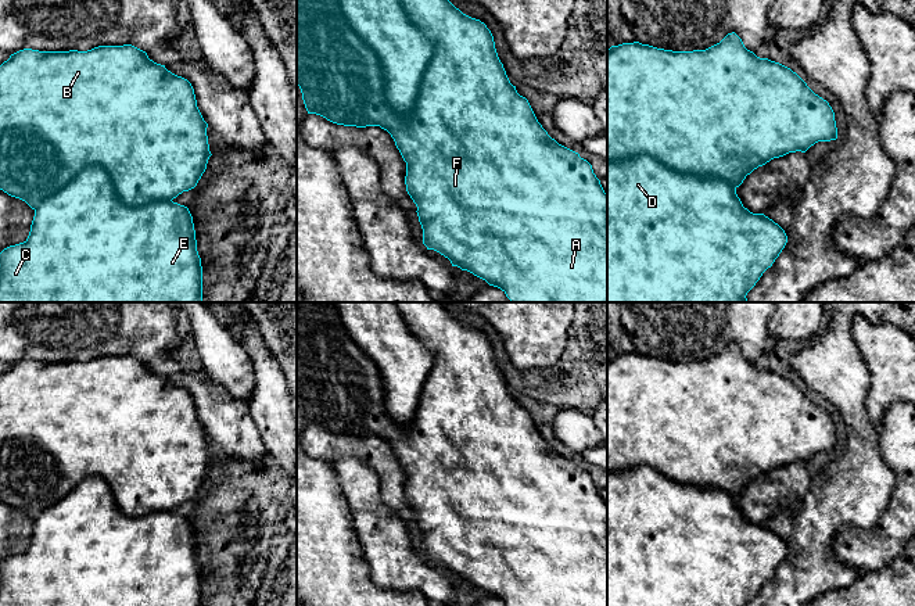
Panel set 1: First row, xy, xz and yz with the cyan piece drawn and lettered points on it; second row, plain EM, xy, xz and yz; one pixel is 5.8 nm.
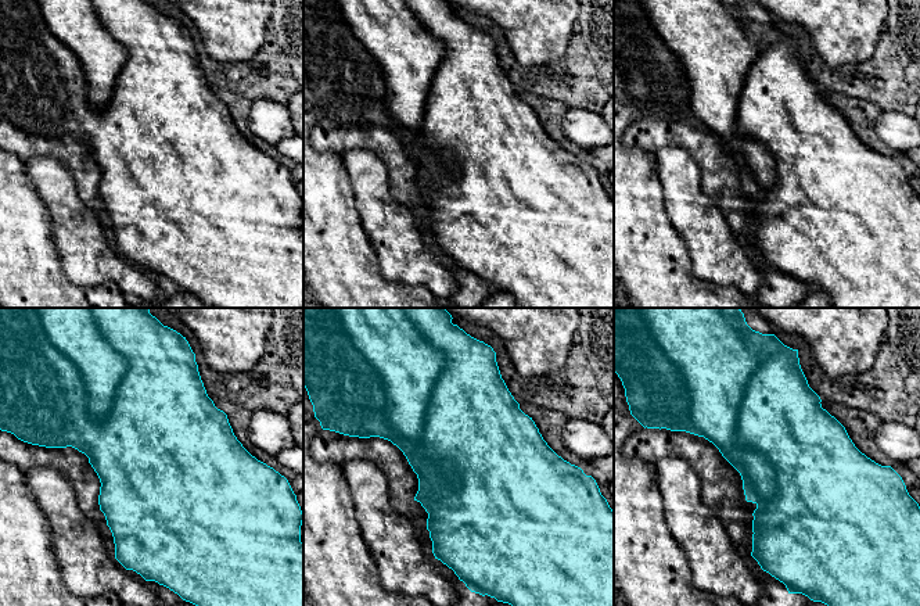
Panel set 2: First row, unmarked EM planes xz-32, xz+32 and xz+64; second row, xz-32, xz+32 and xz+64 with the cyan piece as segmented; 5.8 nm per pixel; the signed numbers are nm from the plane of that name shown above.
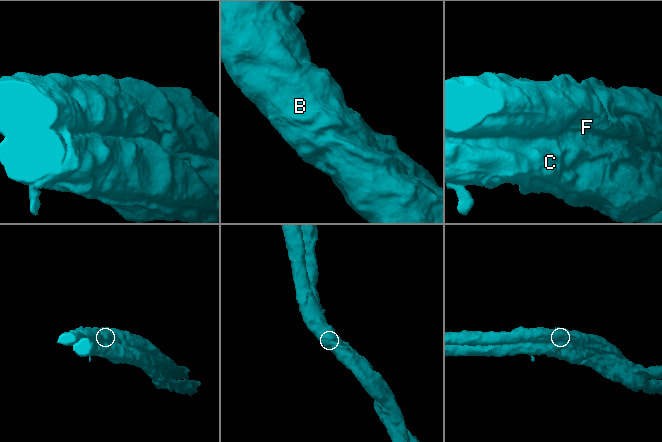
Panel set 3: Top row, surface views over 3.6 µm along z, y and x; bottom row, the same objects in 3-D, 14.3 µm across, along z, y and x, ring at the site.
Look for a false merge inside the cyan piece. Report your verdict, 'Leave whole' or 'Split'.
Split

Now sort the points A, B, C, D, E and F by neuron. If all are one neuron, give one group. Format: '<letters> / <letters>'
A B F / C D E

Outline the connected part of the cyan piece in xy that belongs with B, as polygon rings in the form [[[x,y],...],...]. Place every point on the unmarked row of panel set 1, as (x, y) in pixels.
[[[98,356],[87,362],[39,362],[24,359],[10,366],[0,376],[0,501],[25,512],[36,520],[43,510],[60,502],[83,478],[103,477],[110,485],[119,509],[130,517],[140,517],[154,512],[172,512],[183,502],[194,499],[207,480],[209,467],[208,434],[204,431],[191,394],[148,369],[147,363],[132,356]]]

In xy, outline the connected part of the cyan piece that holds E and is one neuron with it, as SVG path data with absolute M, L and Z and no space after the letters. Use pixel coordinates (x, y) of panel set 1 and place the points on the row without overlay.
M98 476L83 478L60 502L35 520L30 542L24 553L0 563L0 606L202 606L202 577L197 562L193 527L187 517L173 512L154 512L140 517L126 516L115 502L107 481Z

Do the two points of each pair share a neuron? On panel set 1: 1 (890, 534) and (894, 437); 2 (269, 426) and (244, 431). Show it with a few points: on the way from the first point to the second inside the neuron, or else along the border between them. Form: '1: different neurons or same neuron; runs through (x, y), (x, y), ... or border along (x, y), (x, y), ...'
1: same neuron; runs through (900, 511), (900, 461)
2: different neurons; border along (247, 402), (248, 412), (266, 449)

